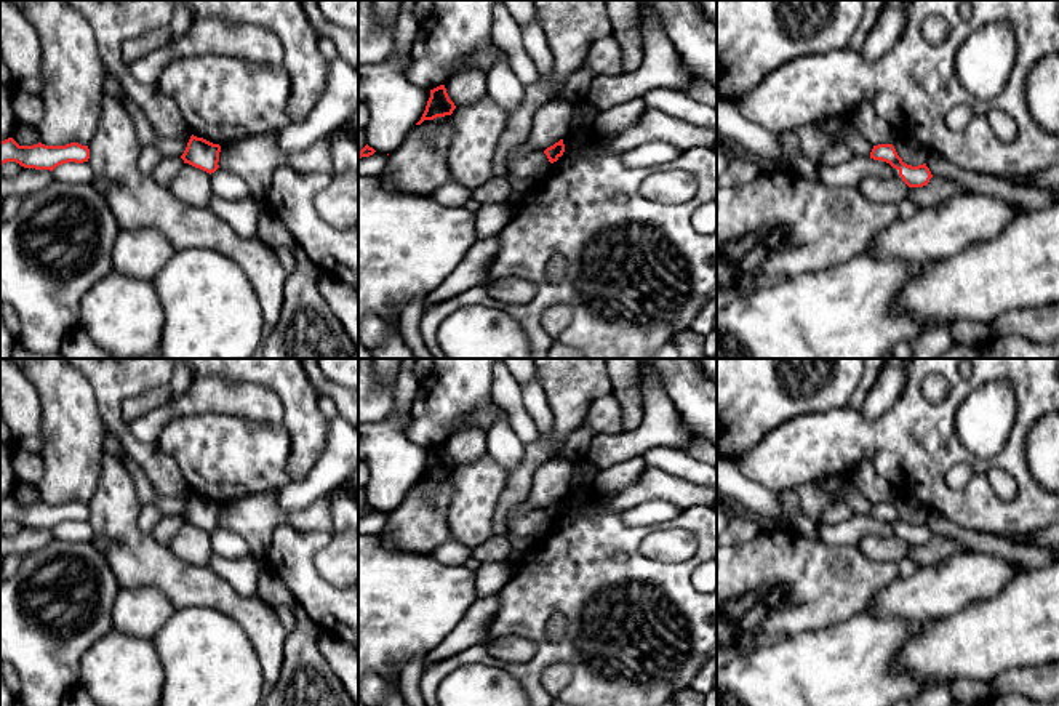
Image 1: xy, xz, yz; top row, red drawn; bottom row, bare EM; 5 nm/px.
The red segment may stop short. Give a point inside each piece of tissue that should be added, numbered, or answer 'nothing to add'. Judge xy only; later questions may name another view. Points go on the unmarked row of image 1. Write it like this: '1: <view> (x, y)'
nothing to add

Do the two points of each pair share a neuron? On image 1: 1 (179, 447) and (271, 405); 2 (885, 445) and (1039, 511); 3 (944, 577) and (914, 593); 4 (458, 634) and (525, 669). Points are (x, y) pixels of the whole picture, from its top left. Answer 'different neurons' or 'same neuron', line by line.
1: different neurons
2: same neuron
3: same neuron
4: different neurons

